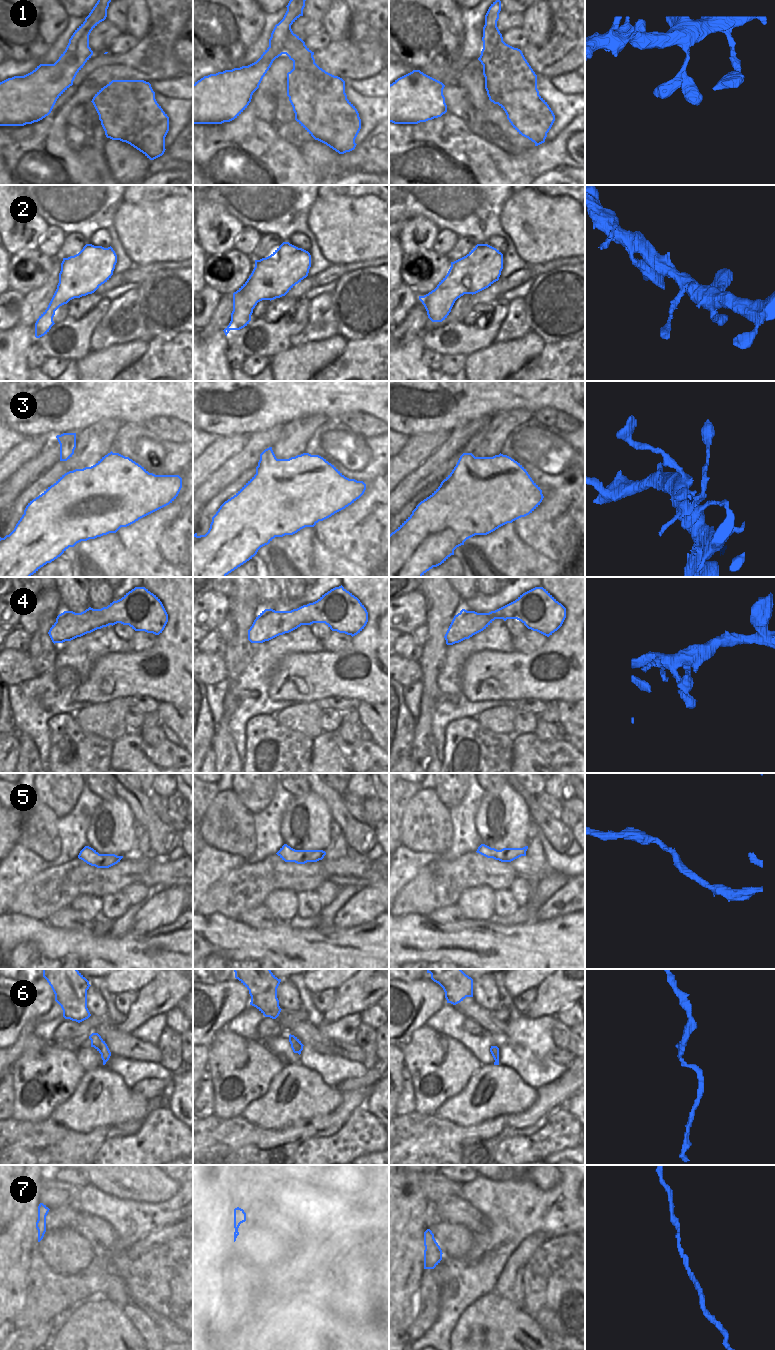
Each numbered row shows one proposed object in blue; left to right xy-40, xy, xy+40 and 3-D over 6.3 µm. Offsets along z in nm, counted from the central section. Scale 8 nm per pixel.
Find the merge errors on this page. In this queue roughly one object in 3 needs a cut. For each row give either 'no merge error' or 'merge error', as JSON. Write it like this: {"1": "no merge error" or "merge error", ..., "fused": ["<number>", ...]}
{"1": "no merge error", "2": "no merge error", "3": "no merge error", "4": "no merge error", "5": "no merge error", "6": "no merge error", "7": "no merge error", "fused": []}

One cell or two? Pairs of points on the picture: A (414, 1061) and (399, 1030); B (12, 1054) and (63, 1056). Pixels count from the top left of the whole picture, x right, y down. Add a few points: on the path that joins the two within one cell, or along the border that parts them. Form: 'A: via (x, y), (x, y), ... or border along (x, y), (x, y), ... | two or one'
A: border along (422, 1026), (417, 1028), (400, 1046) | two
B: border along (31, 1033), (10, 1071) | two

